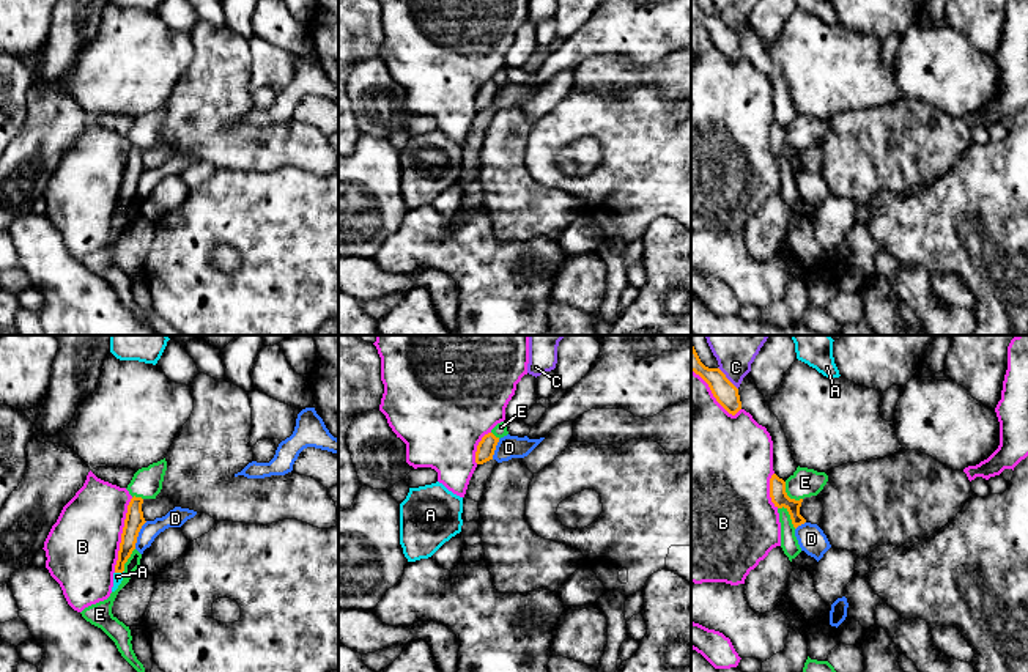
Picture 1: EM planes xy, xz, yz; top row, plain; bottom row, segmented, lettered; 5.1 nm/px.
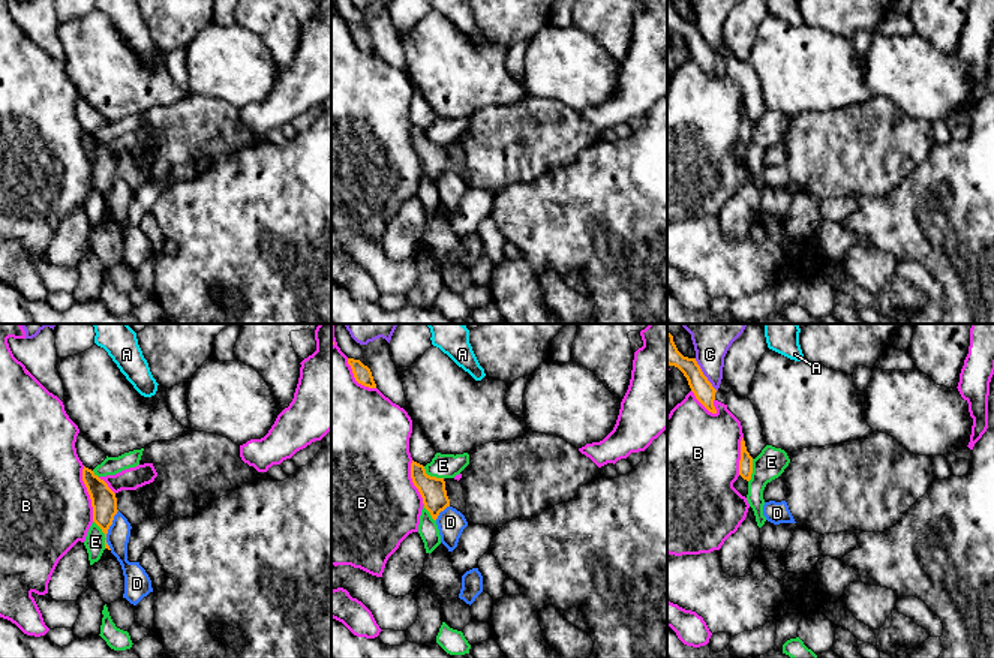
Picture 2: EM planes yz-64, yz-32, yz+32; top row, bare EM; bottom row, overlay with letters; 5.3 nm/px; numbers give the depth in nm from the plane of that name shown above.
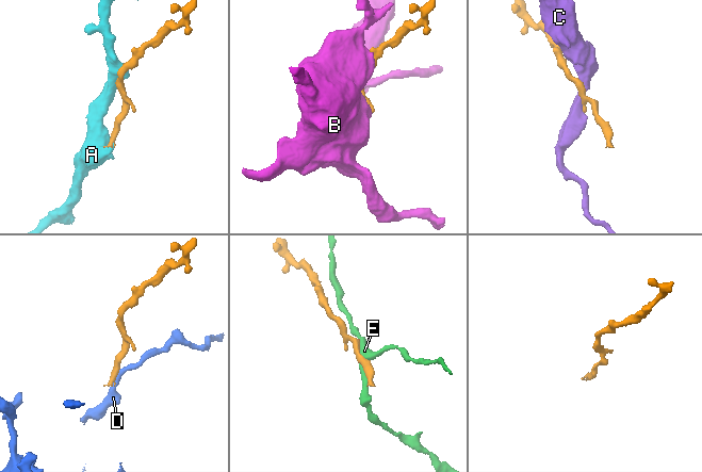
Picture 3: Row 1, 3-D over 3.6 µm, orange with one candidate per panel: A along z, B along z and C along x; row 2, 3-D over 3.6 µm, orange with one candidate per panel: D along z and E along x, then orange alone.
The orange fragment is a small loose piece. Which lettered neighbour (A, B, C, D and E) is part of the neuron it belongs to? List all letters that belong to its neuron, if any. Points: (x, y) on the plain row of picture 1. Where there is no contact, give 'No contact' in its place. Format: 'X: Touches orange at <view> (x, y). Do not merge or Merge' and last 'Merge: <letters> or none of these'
A: Touches orange at xy (118, 219). Merge
B: Touches orange at xy (122, 183). Do not merge
C: Touches orange at yz (726, 25). Do not merge
D: Touches orange at xy (137, 183). Do not merge
E: Touches orange at yz (787, 144). Do not merge
Merge: A

